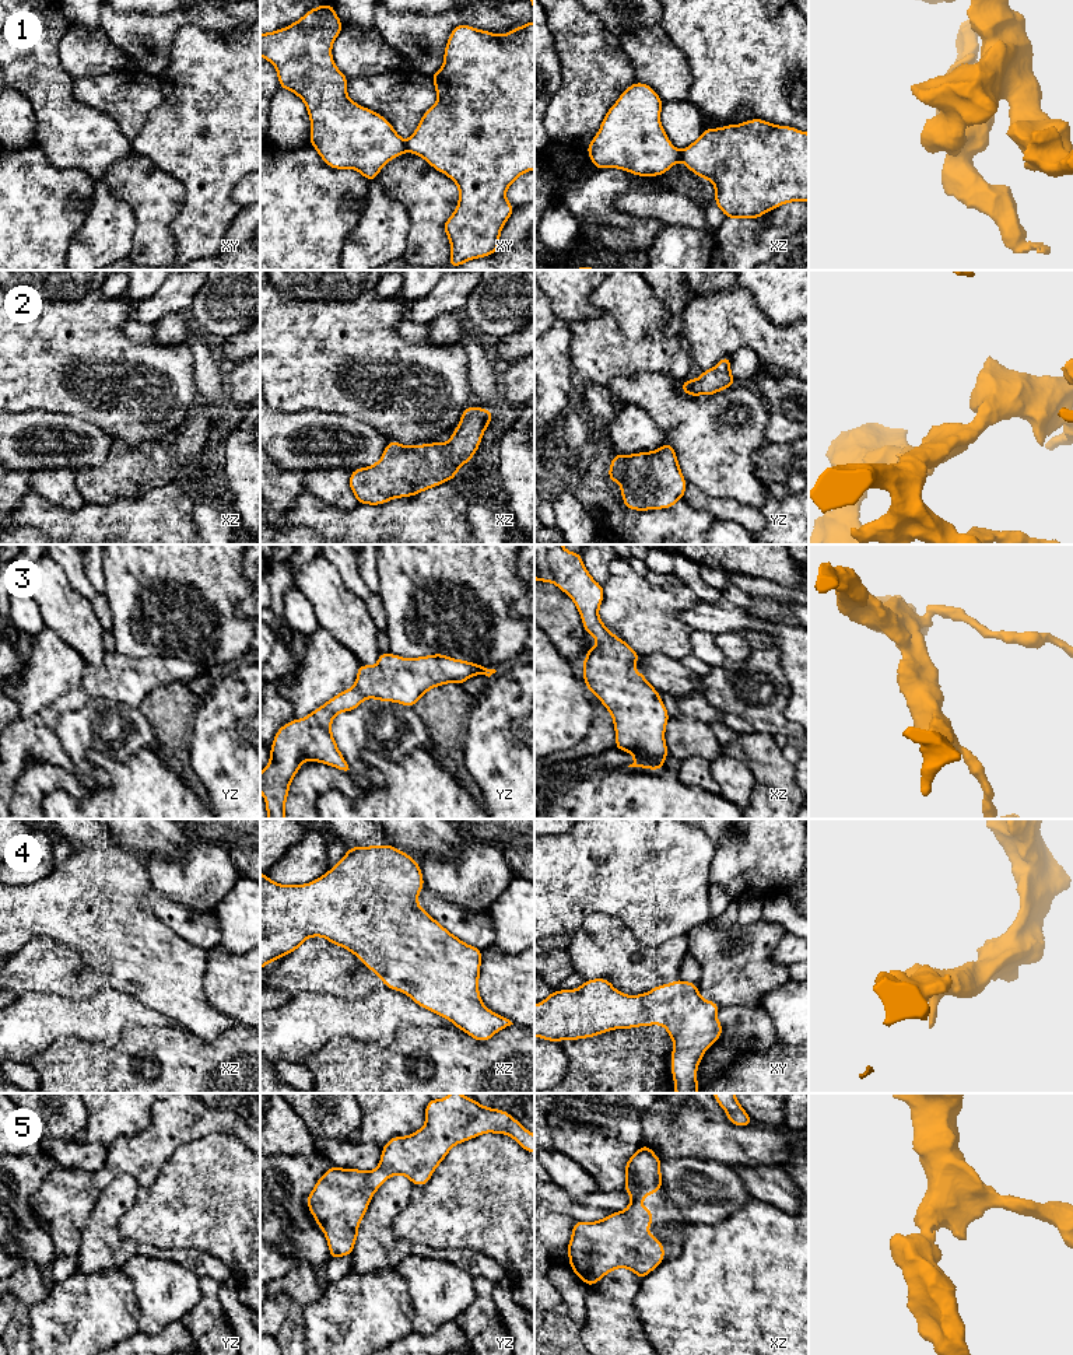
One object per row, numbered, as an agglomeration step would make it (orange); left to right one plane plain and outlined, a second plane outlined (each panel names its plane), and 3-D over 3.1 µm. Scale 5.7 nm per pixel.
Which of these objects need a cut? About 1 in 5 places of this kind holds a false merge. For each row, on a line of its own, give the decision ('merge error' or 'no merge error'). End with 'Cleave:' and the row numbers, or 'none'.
1: merge error
2: no merge error
3: no merge error
4: no merge error
5: no merge error
Cleave: 1

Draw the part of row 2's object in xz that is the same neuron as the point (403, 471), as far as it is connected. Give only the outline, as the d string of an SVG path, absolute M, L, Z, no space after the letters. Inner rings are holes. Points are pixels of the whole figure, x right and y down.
M467 406L448 442L406 447L396 441L389 441L382 458L375 465L360 468L350 473L348 484L358 504L379 505L393 498L417 496L424 490L455 479L457 470L477 452L481 437L491 421L491 410Z

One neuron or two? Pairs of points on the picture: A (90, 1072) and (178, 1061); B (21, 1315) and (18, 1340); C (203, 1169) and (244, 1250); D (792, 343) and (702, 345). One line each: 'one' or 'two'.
A: one
B: one
C: one
D: one

